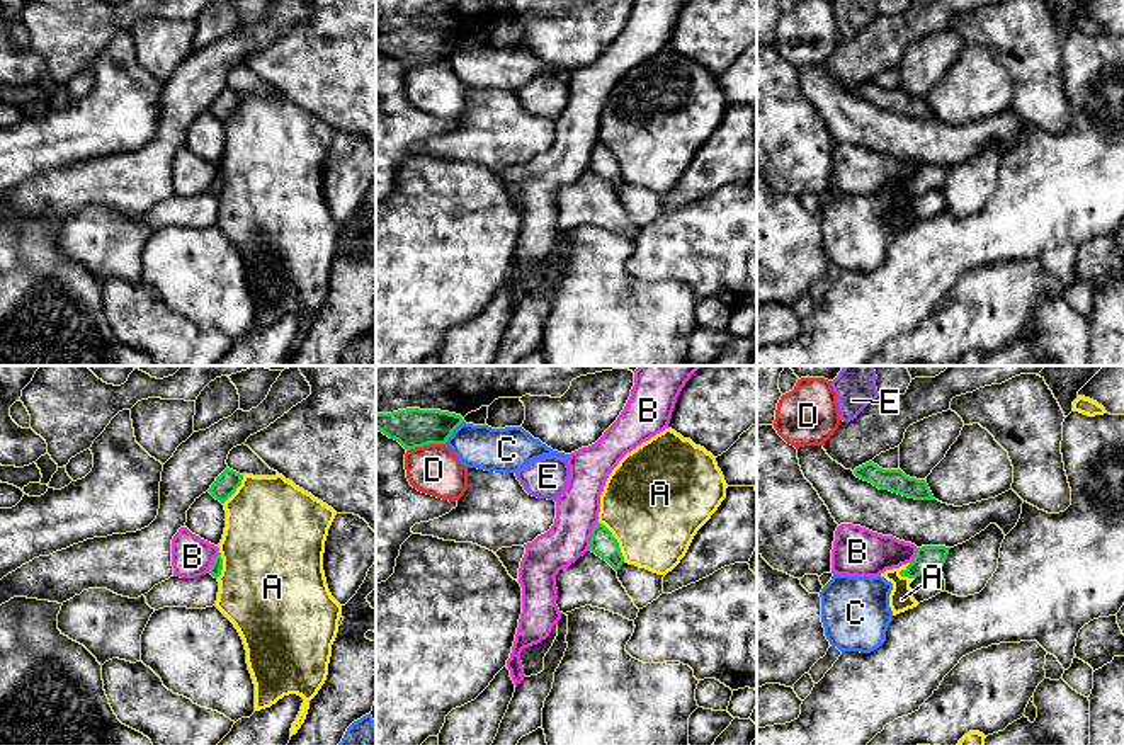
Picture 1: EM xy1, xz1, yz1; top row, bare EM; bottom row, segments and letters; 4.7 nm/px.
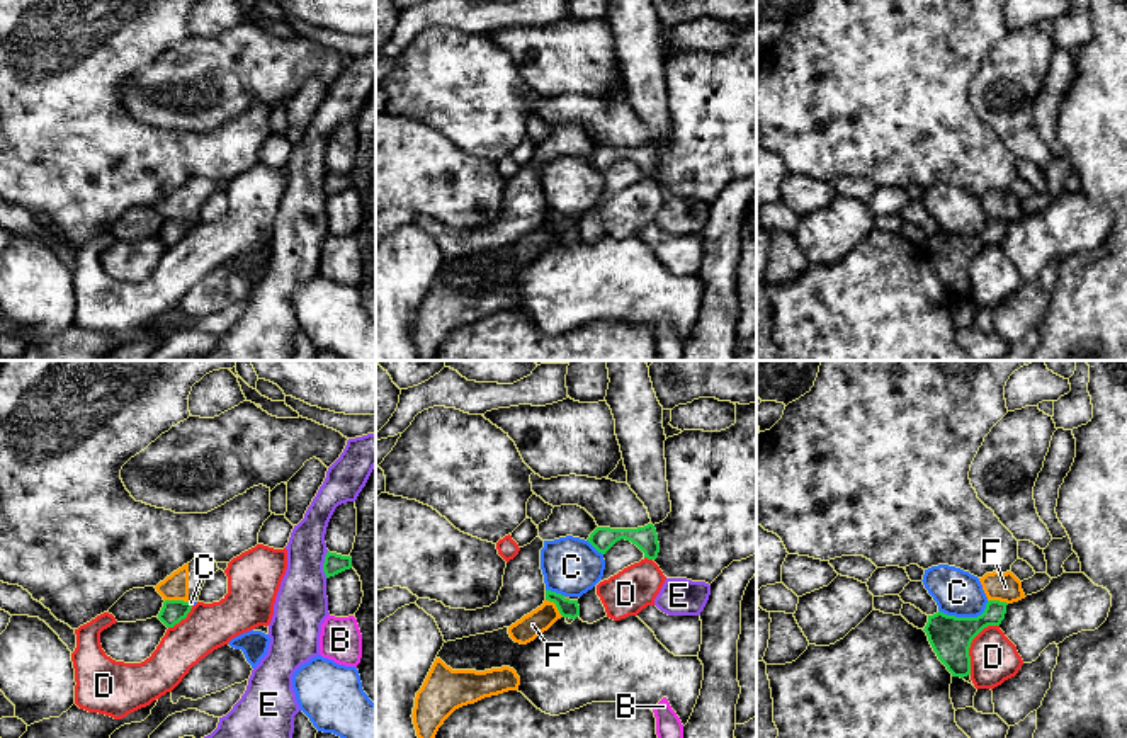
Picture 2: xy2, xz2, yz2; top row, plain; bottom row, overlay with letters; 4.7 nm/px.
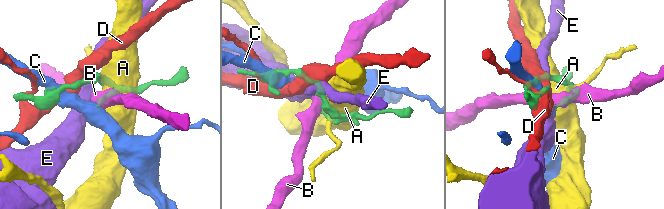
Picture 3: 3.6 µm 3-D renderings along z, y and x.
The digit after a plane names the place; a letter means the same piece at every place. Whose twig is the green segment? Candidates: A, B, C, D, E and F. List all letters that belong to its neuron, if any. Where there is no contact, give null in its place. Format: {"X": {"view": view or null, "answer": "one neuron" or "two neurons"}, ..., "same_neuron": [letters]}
{"A": {"view": "xz1", "answer": "two neurons"}, "B": {"view": "xz1", "answer": "two neurons"}, "C": {"view": "yz2", "answer": "one neuron"}, "D": {"view": "yz2", "answer": "two neurons"}, "E": {"view": "xy2", "answer": "two neurons"}, "F": {"view": "xy2", "answer": "two neurons"}, "same_neuron": ["C"]}

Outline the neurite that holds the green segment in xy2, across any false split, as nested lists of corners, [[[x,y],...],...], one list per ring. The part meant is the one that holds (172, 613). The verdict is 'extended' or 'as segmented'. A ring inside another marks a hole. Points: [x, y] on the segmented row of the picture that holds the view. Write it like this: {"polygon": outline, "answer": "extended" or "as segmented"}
{"polygon": [[[165,600],[158,614],[158,619],[167,626],[173,627],[190,612],[192,604],[184,600]]], "answer": "as segmented"}

